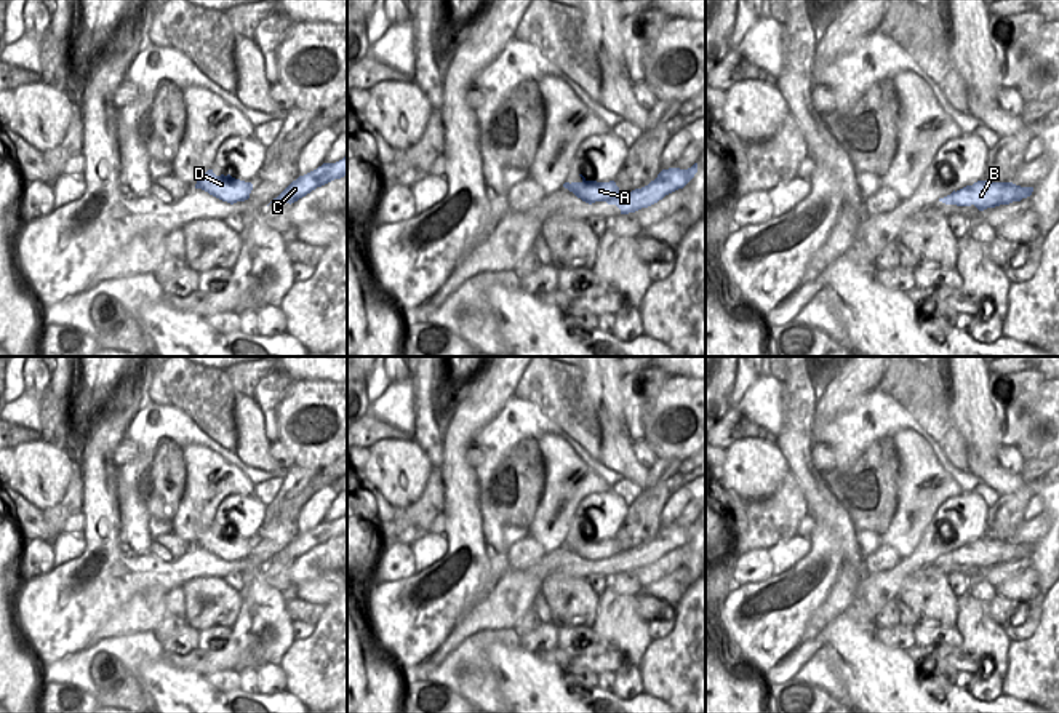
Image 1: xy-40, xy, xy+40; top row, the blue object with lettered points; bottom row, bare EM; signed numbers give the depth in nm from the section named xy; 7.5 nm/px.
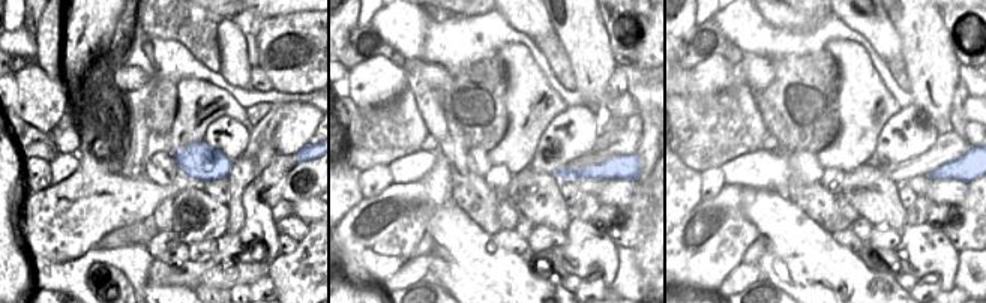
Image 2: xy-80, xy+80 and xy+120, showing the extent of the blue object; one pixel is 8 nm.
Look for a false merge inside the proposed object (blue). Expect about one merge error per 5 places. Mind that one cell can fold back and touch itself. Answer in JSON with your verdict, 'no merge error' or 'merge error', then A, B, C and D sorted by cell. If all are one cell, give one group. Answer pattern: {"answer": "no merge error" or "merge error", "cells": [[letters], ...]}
{"answer": "no merge error", "cells": [["A", "B", "C", "D"]]}

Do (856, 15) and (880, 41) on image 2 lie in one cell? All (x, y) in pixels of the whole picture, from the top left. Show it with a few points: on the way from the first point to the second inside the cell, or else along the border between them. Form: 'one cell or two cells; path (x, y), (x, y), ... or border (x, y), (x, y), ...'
one cell; path (862, 21), (875, 35)

